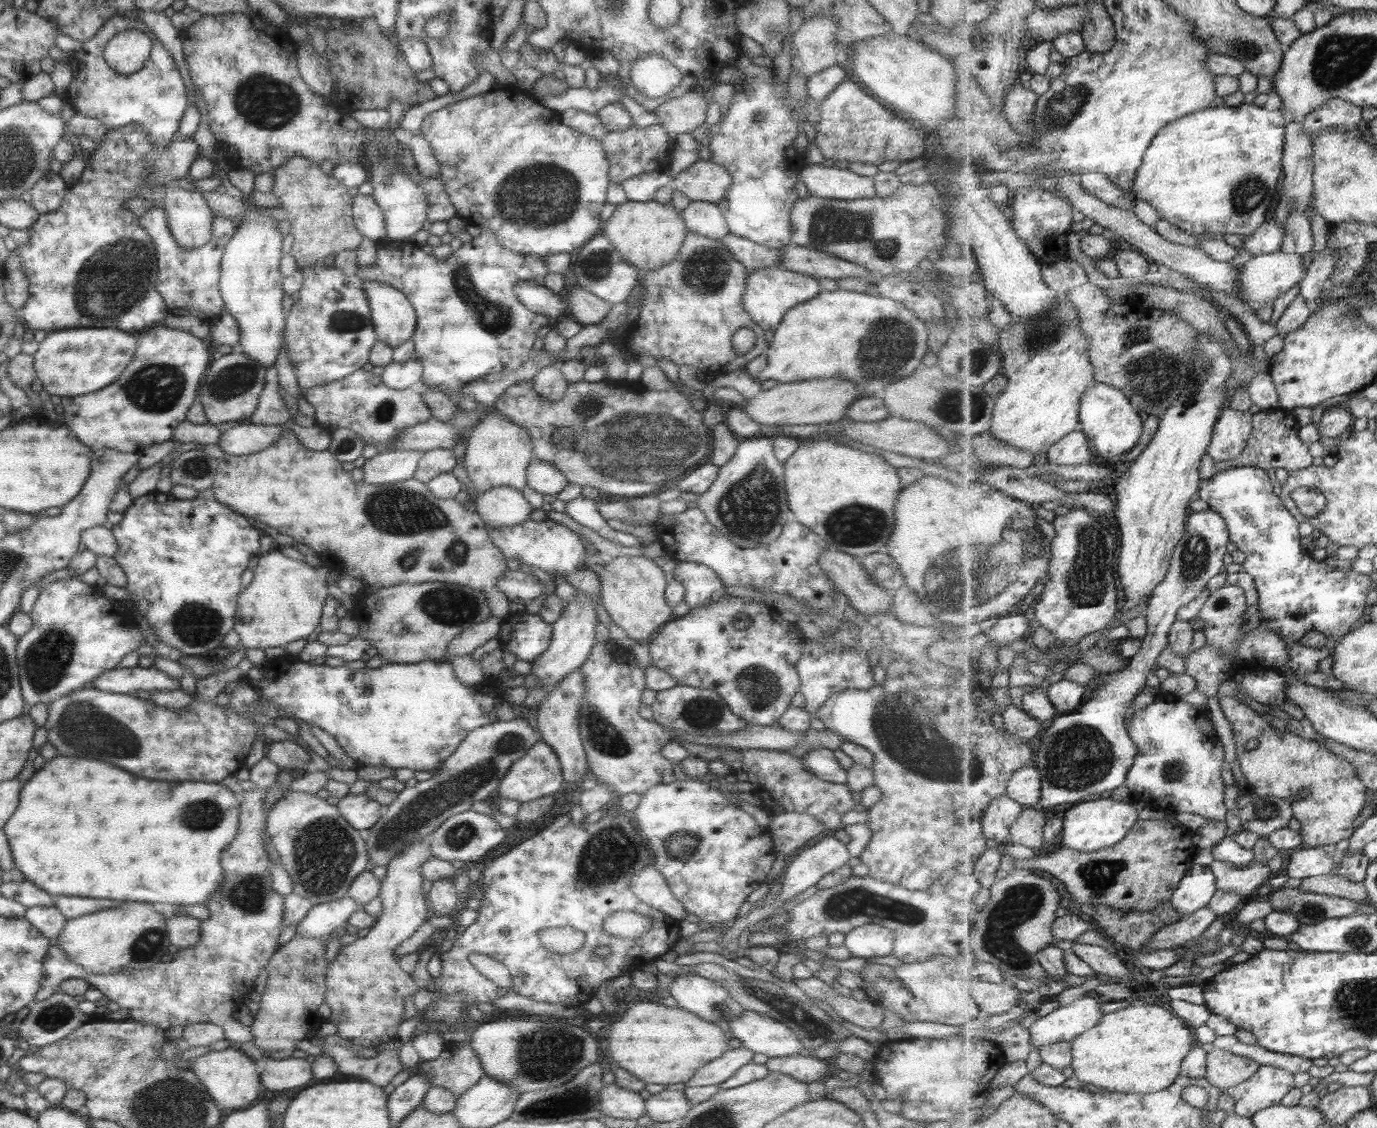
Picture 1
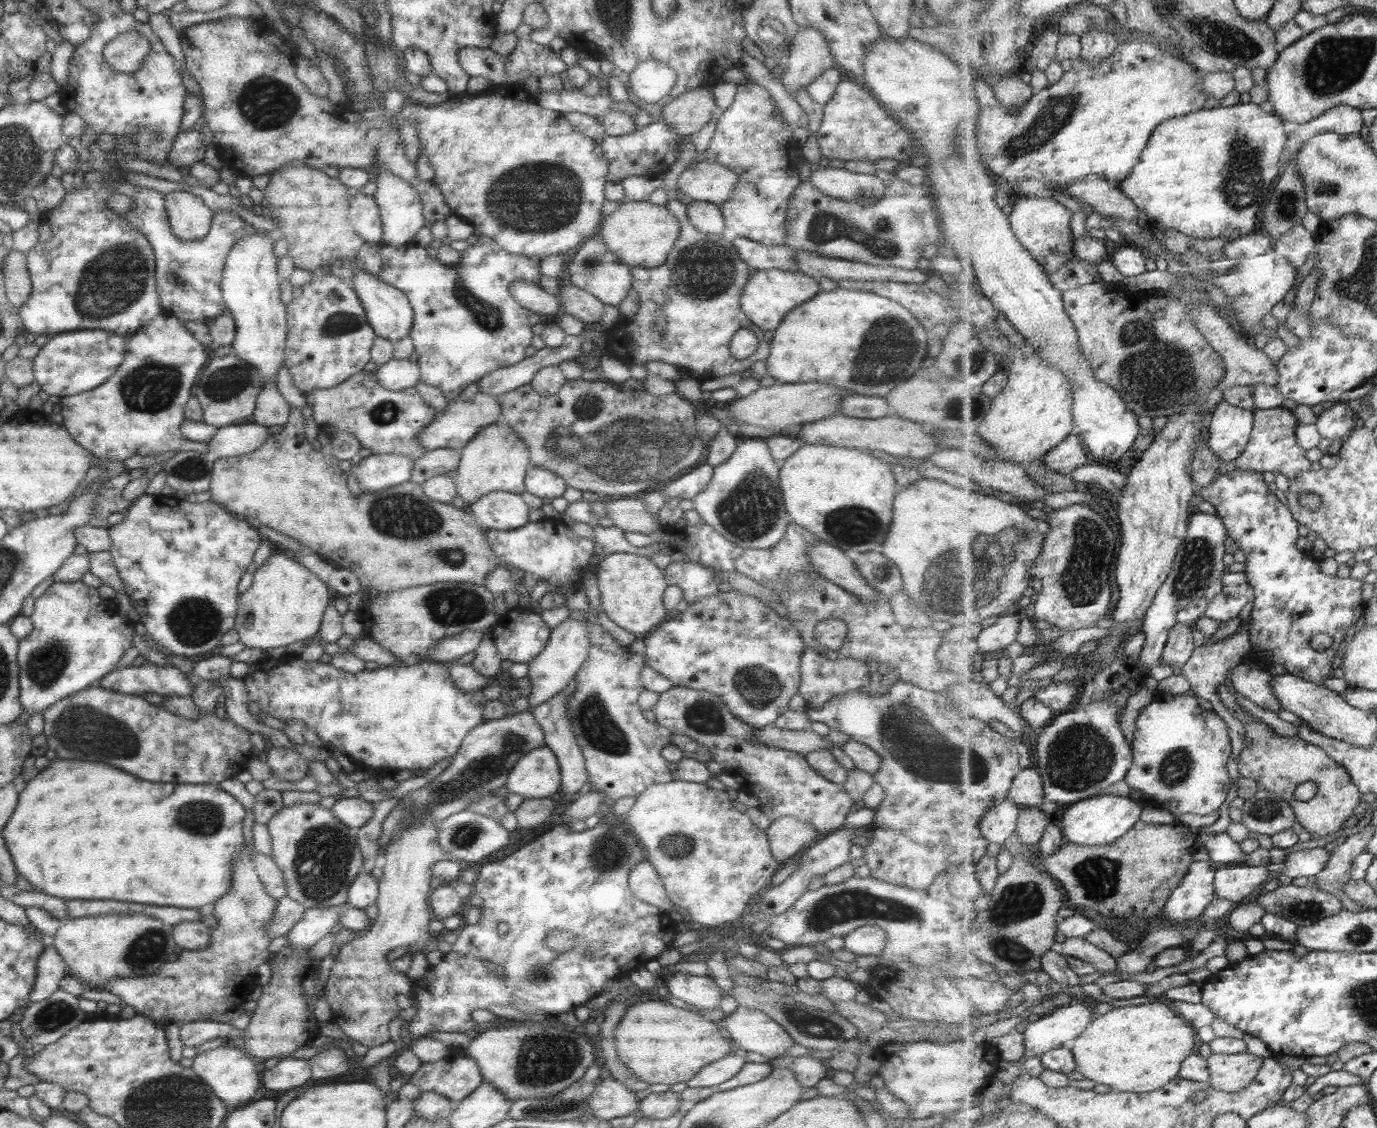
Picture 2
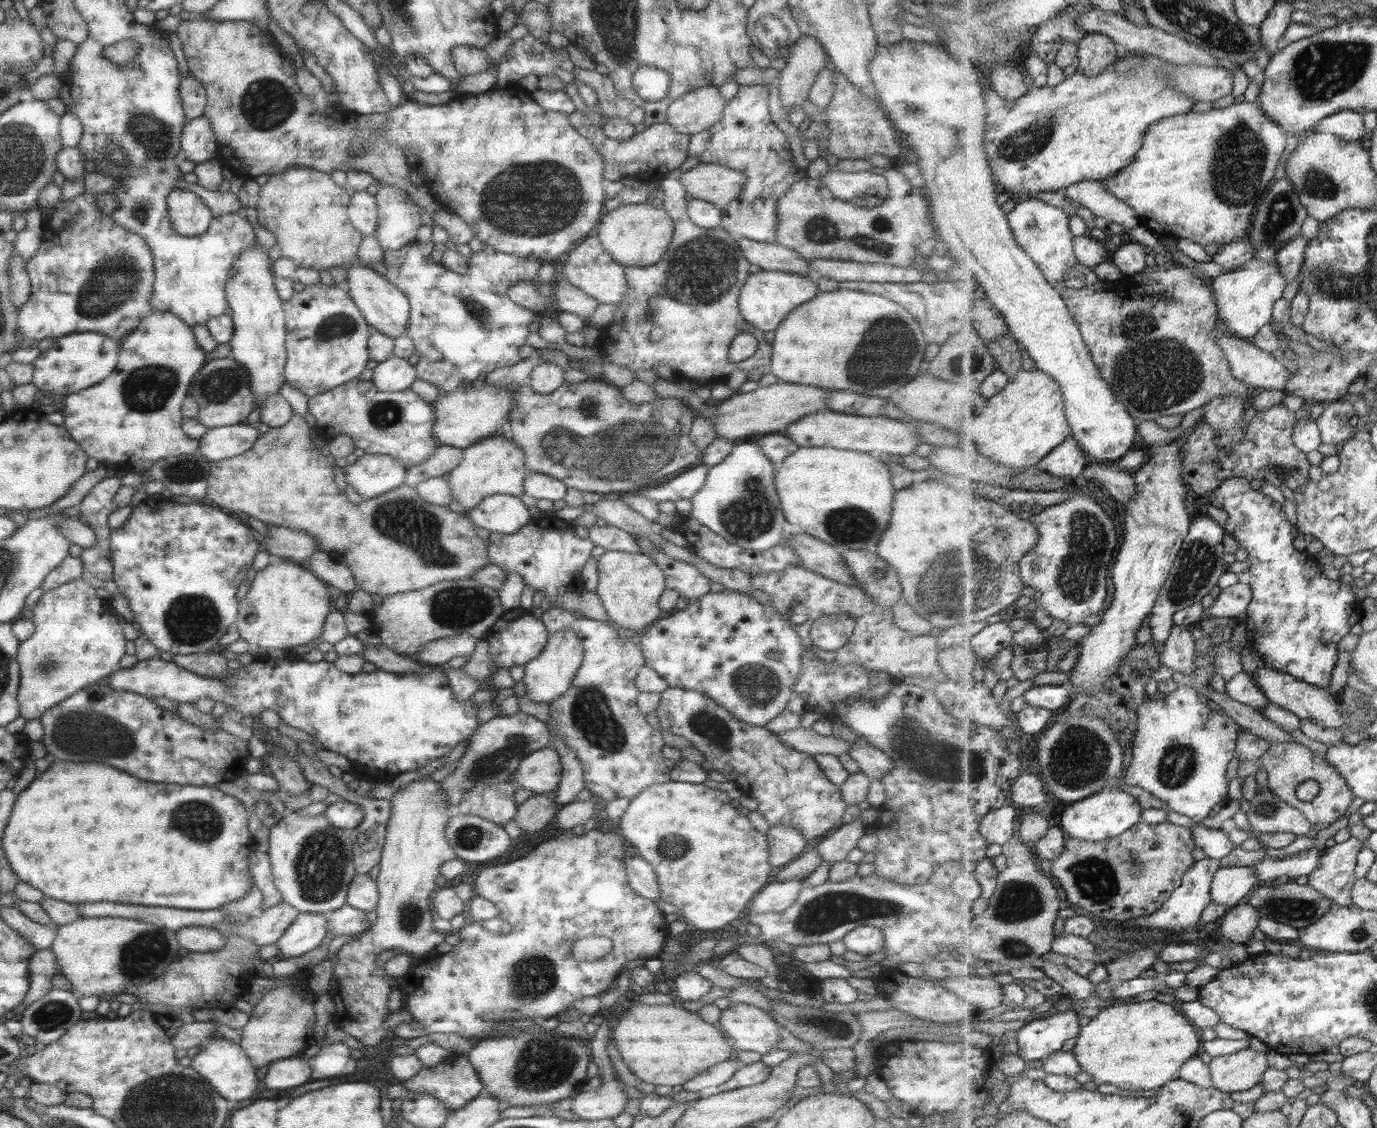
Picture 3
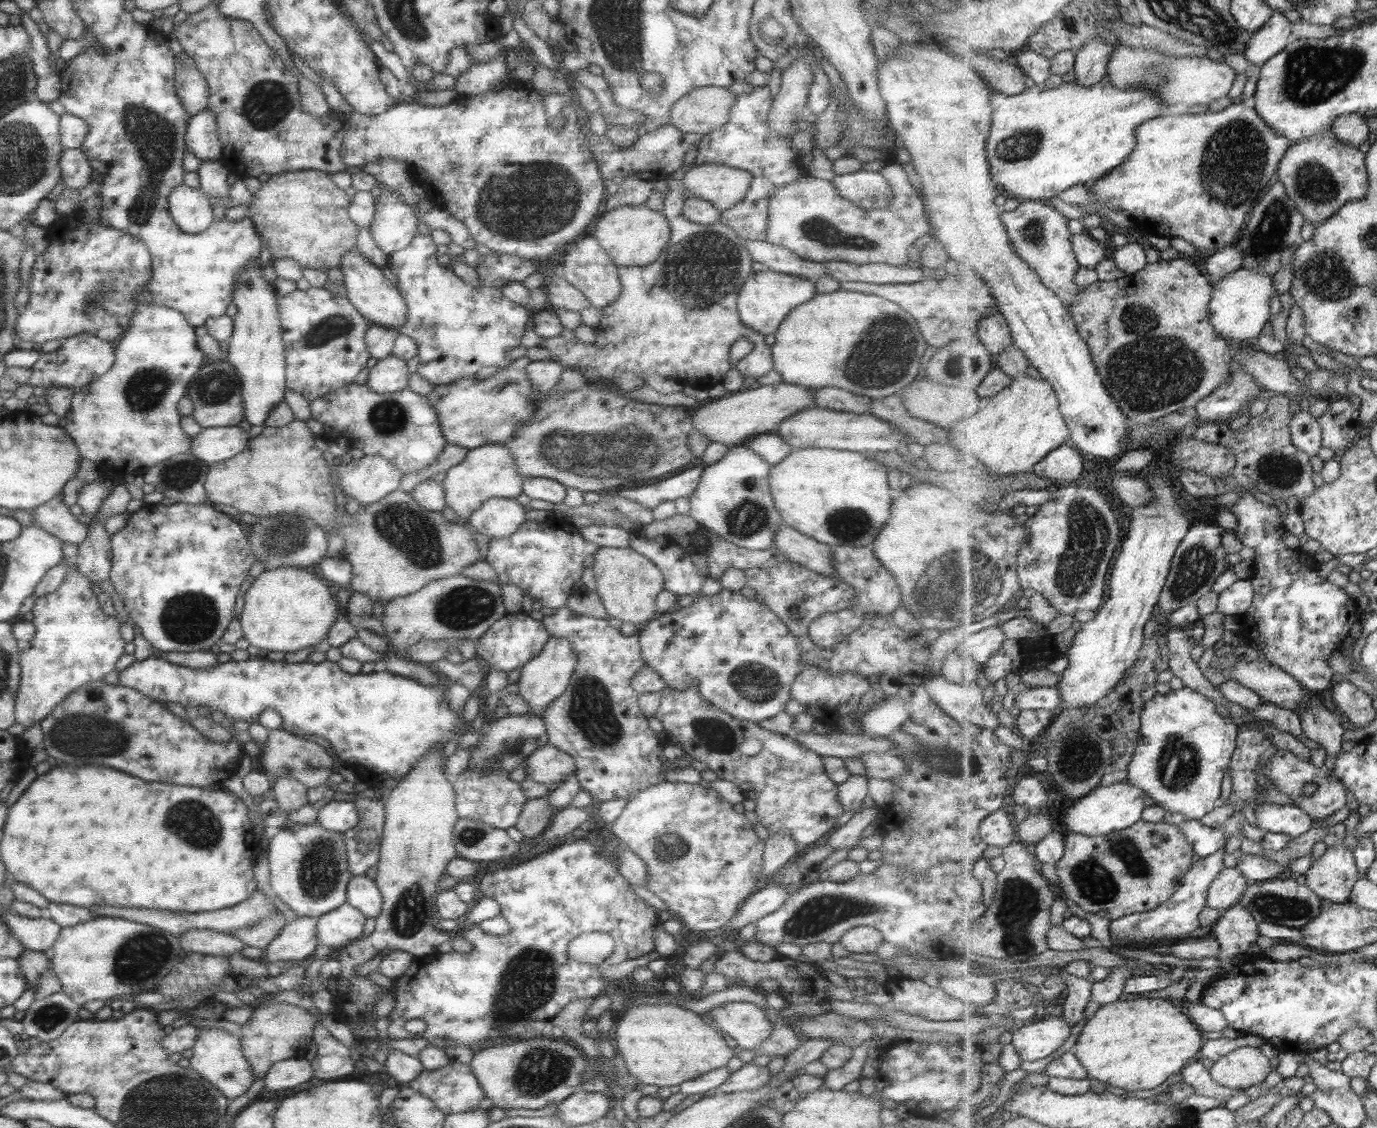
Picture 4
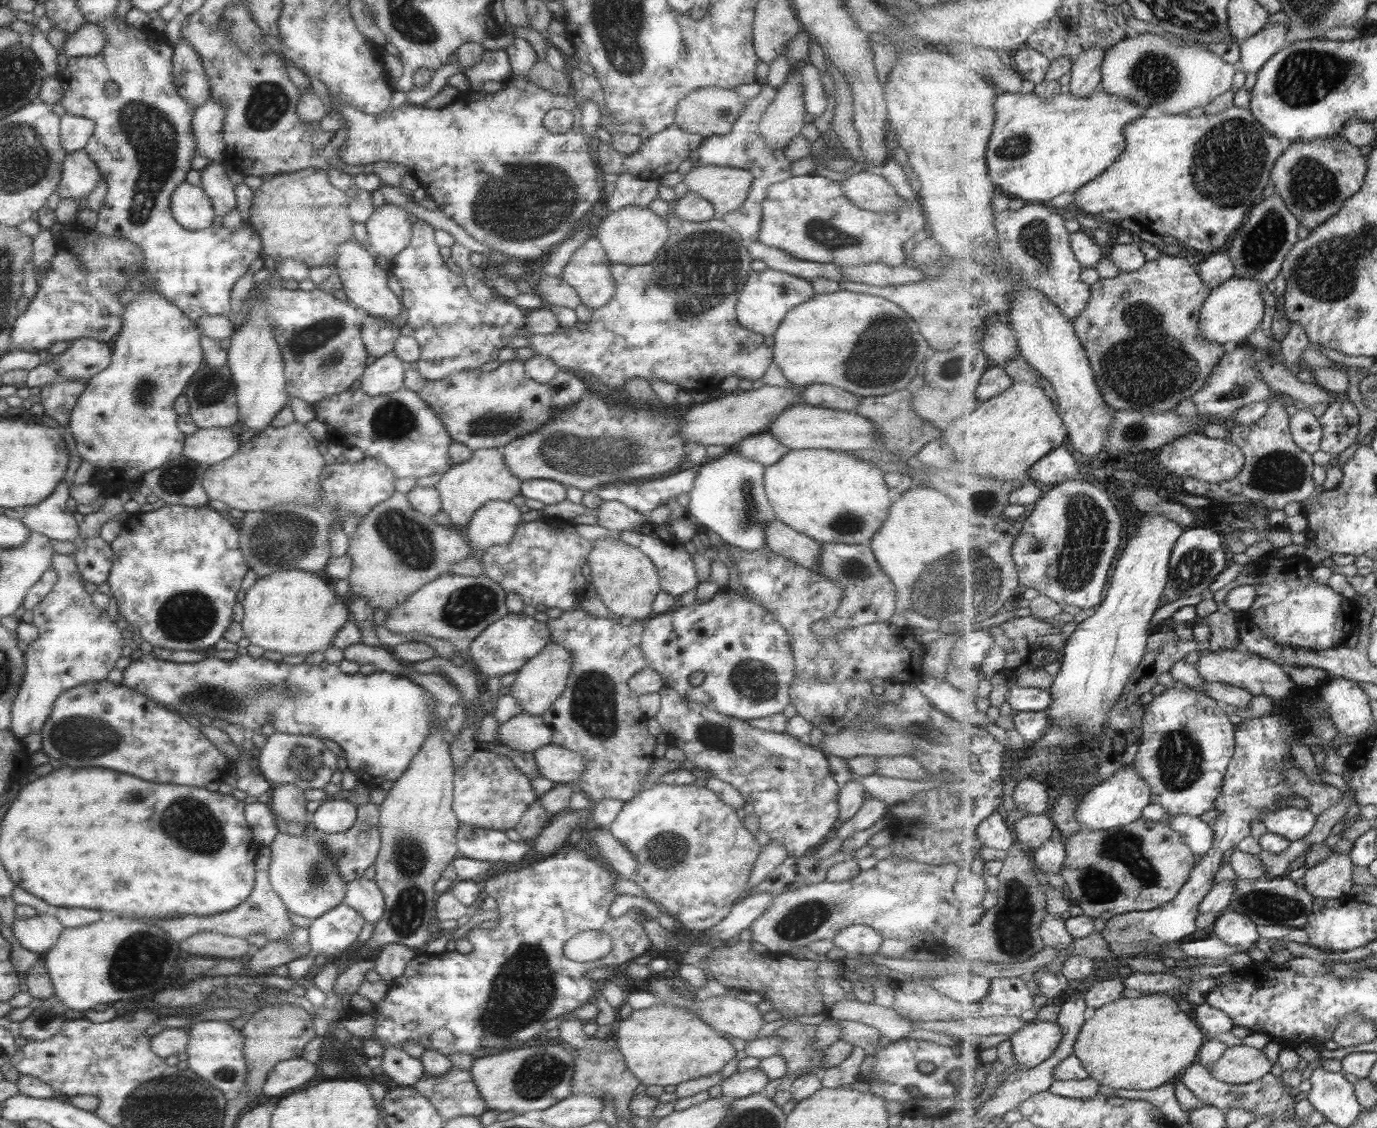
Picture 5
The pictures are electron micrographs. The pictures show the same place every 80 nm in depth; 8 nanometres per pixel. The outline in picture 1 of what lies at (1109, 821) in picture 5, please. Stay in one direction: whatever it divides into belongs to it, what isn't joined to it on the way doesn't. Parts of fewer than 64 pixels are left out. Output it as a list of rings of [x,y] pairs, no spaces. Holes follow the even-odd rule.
[[[1106,795],[1092,801],[1073,805],[1064,813],[1062,830],[1062,846],[1074,848],[1081,852],[1095,852],[1120,843],[1131,832],[1134,824],[1138,823],[1139,810],[1127,800],[1115,800]]]

